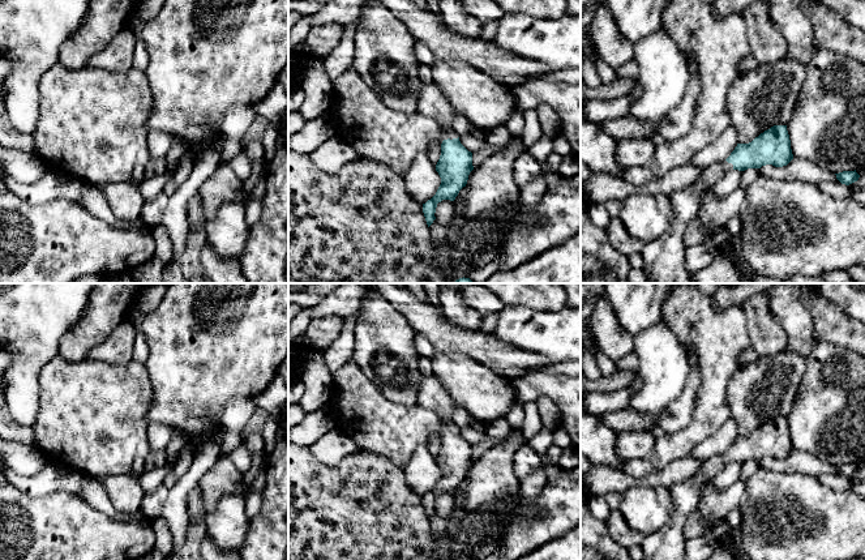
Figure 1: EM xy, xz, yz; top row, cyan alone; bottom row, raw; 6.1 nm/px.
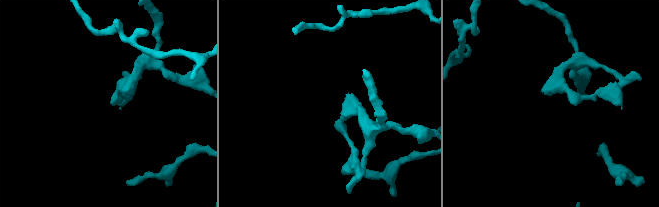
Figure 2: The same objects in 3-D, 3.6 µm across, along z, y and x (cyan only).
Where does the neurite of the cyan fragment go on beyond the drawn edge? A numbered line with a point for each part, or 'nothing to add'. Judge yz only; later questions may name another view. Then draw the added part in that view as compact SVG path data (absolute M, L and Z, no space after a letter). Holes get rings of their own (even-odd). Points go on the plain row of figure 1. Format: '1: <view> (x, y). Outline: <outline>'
1: yz (668, 543). Outline: M727 453L707 458L691 478L676 482L669 487L673 503L671 518L659 531L645 535L641 544L642 560L686 560L685 521L697 510L701 488L731 462L733 462L733 457Z

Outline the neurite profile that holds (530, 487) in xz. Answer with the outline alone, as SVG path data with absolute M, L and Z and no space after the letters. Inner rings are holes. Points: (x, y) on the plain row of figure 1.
M543 456L541 466L530 476L519 482L519 491L522 496L531 505L539 497L540 491L547 483L544 466L548 463L545 456Z

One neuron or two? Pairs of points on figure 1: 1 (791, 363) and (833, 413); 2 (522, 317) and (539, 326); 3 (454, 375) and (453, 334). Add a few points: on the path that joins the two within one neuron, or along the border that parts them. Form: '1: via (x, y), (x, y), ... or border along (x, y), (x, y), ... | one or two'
1: border along (808, 358), (804, 379), (792, 407) | two
2: via (526, 321), (535, 326) | one
3: border along (435, 349), (462, 353), (480, 364) | two

